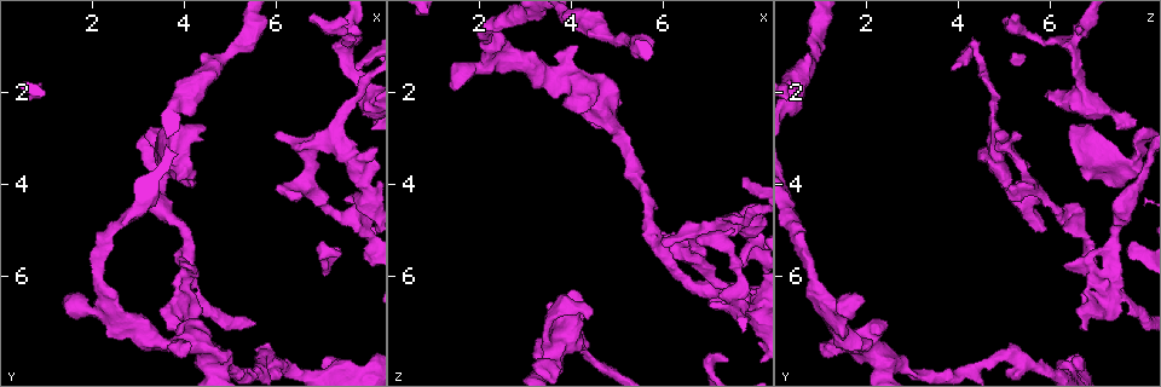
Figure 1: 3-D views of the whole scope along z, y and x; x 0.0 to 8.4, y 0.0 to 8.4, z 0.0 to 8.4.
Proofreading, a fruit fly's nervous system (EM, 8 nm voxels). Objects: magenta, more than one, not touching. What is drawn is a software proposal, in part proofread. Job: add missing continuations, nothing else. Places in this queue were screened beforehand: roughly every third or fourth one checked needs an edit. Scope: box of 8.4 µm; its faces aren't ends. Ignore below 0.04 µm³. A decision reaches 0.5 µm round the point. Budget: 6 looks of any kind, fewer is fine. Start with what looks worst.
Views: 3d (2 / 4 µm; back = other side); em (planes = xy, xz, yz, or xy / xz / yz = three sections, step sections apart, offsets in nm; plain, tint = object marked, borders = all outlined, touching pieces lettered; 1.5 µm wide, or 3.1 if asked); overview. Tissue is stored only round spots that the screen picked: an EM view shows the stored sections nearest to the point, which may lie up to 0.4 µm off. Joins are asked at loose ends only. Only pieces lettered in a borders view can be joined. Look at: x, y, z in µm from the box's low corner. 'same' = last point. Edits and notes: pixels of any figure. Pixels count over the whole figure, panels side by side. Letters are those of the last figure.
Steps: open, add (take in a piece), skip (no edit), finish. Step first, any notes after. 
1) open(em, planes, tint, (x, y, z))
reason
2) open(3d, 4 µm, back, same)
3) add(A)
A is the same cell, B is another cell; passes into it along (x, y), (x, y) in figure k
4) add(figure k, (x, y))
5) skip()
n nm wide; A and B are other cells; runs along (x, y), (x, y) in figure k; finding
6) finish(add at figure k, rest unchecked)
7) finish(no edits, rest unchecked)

open(em, xy, step 4, borders, (3.95, 5.75, 6.35))
an open end

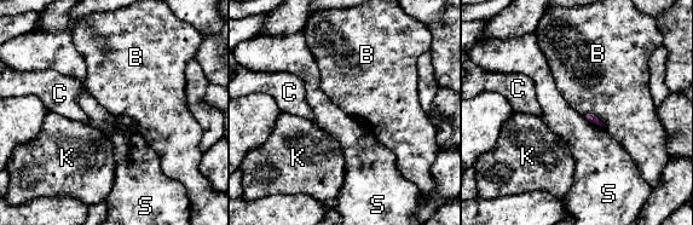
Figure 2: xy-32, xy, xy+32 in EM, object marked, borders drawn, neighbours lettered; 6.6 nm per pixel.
open(em, planes, borders, same)
cut it another way

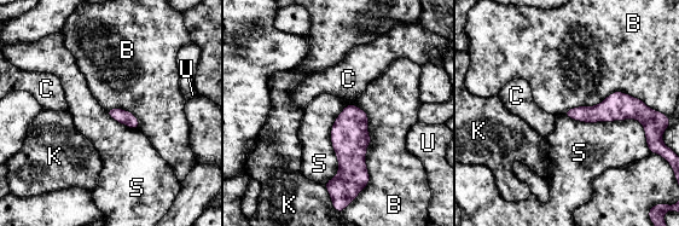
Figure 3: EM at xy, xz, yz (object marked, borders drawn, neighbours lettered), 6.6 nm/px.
skip()
B, C, K, S and U are other cells; none of them fits

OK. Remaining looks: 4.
open(3d, 4 µm, (4.15, 7.45, 1.00))
free end

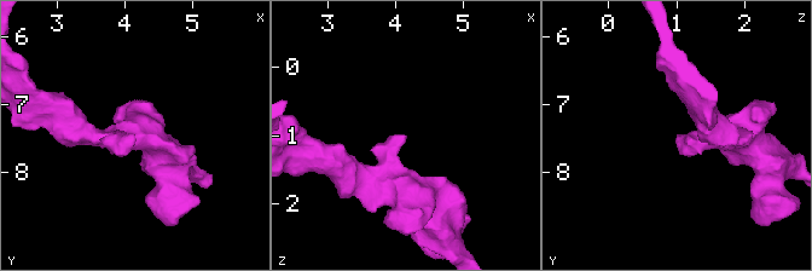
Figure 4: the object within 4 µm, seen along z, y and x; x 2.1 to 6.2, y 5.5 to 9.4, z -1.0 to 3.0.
open(em, planes, borders, (4.15, 7.45, 0.95))

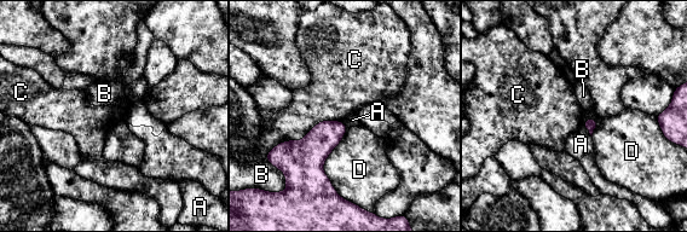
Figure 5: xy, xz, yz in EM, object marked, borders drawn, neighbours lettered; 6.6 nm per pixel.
skip()
A, B, C and D are other cells; border along (342, 121), (319, 121), (269, 151) in figure 5; none of them fits

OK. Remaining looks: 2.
open(em, planes, borders, (7.10, 0.60, 6.60))
an open end

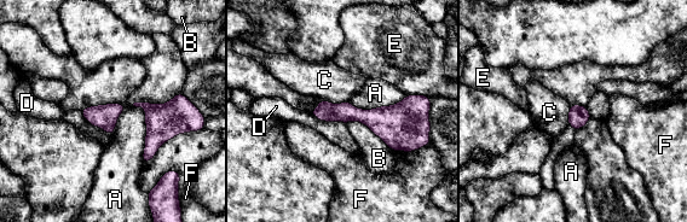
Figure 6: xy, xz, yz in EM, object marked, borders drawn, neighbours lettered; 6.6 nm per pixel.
skip()
140 nm wide; A, B, C, D, E and F are other cells; no lettered piece goes on from it

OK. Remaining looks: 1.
finish(no edits, rest unchecked)

